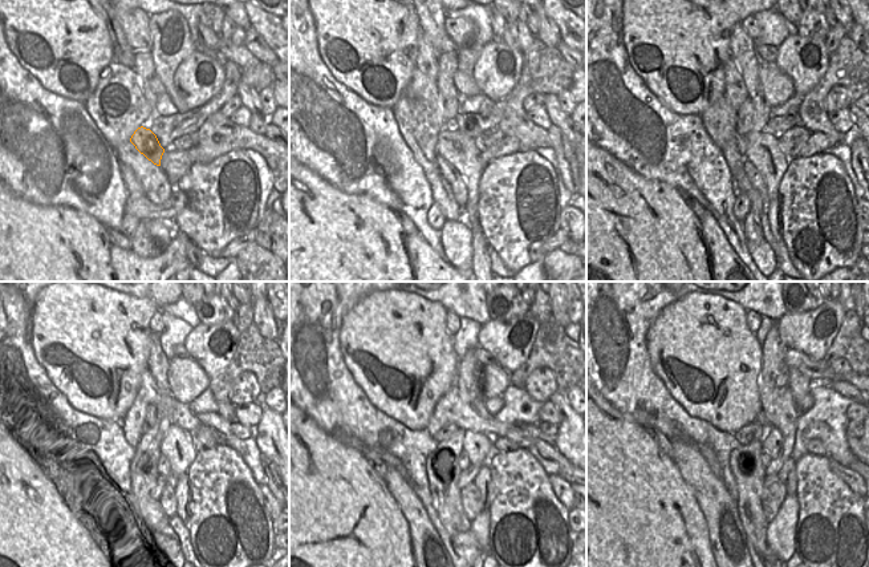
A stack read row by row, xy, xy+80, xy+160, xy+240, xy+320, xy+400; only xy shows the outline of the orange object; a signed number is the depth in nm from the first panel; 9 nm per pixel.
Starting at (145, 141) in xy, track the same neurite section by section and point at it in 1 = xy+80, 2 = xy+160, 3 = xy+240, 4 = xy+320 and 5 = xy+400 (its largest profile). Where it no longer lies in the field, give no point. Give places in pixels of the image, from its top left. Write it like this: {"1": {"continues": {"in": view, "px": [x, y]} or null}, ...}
{"1": {"continues": {"in": "xy+80", "px": [457, 148]}}, "2": {"continues": {"in": "xy+160", "px": [766, 154]}}, "3": {"continues": {"in": "xy+240", "px": [177, 446]}}, "4": {"continues": {"in": "xy+320", "px": [478, 446]}}, "5": {"continues": {"in": "xy+400", "px": [772, 440]}}}

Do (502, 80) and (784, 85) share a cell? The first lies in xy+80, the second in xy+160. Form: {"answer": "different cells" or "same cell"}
{"answer": "different cells"}

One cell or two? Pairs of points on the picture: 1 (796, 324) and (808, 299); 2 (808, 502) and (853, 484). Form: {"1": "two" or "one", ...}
{"1": "two", "2": "two"}

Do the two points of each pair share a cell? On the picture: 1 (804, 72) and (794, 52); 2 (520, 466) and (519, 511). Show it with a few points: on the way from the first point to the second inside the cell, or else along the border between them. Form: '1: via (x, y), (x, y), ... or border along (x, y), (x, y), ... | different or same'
1: via (803, 67), (798, 57) | same
2: via (520, 477), (520, 501) | same

